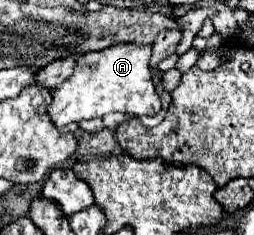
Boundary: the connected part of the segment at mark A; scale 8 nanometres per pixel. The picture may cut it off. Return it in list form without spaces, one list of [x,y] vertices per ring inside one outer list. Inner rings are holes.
[[[117,44],[99,52],[87,52],[77,58],[73,74],[57,86],[49,104],[49,118],[57,128],[67,124],[79,124],[81,120],[103,118],[109,112],[127,112],[133,116],[153,116],[161,110],[161,100],[155,94],[151,68],[151,46]]]

